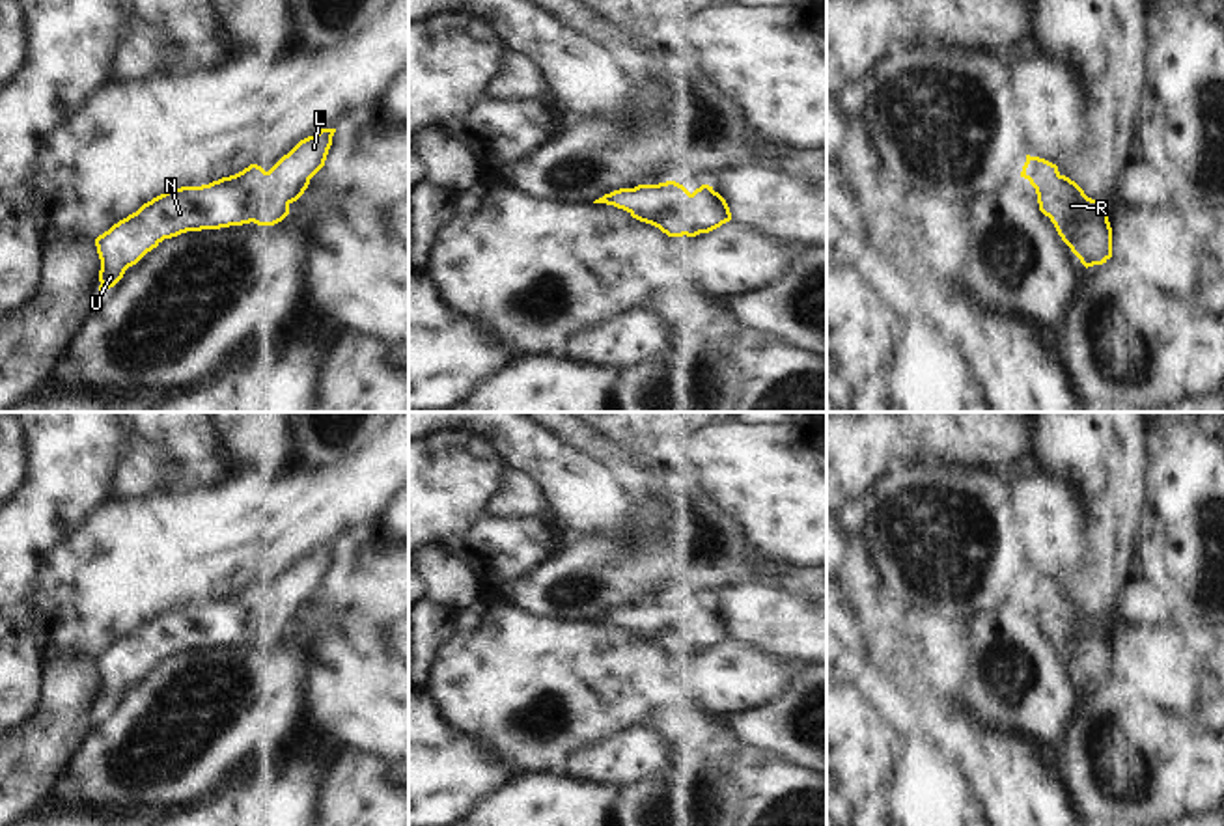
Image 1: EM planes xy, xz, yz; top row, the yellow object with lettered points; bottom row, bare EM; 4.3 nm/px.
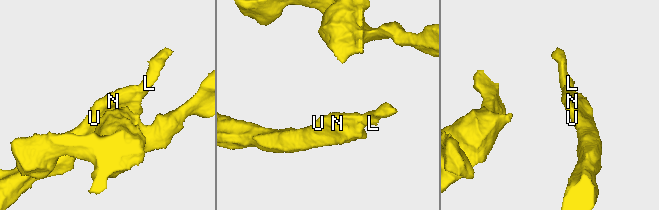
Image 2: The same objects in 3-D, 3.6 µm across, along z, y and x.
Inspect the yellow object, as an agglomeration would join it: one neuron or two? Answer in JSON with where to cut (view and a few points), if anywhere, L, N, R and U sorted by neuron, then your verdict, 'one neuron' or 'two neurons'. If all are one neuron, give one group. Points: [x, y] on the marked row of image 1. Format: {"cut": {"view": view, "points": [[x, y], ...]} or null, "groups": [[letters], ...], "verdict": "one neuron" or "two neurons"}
{"cut": null, "groups": [["L", "N", "R", "U"]], "verdict": "one neuron"}

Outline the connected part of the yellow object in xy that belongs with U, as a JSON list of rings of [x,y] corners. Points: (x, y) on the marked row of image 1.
[[[321,129],[300,140],[269,172],[250,164],[235,175],[202,186],[174,188],[144,203],[95,239],[101,259],[99,293],[114,287],[129,267],[164,239],[250,222],[282,222],[289,214],[289,205],[325,166],[334,132],[336,129]]]

